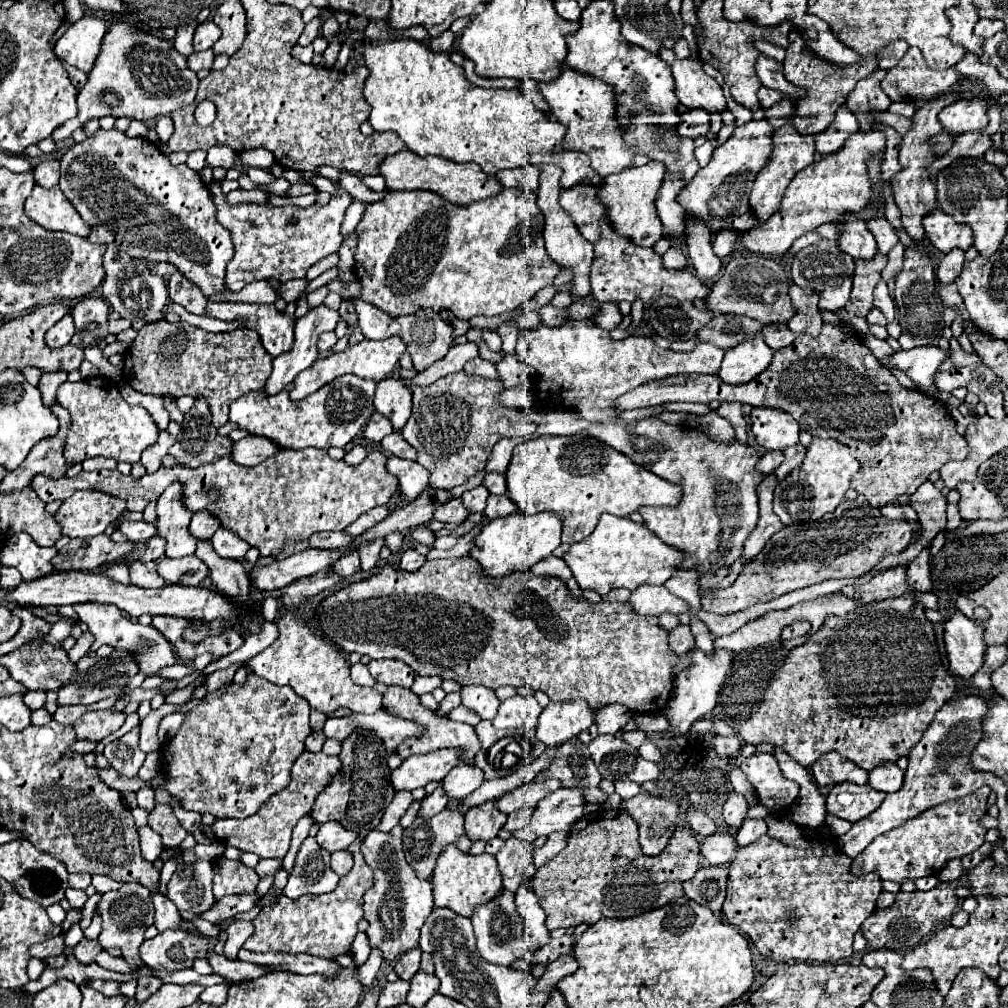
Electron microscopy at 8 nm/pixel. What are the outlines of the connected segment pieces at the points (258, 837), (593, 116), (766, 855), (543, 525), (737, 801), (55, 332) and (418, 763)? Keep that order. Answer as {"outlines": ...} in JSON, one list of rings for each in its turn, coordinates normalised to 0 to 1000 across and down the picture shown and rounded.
{"outlines":[[[[301,745],[295,755],[291,757],[289,763],[289,777],[273,787],[273,791],[269,791],[267,795],[263,795],[259,799],[259,803],[243,813],[213,813],[213,816],[209,818],[211,830],[217,832],[221,838],[229,838],[241,844],[249,844],[255,846],[257,850],[265,850],[265,852],[281,852],[287,836],[289,836],[289,824],[293,820],[293,816],[309,805],[313,791],[316,789],[316,785],[326,777],[328,769],[332,769],[336,765],[338,757],[334,751],[326,751],[322,747],[307,747]]],[[[557,64],[557,74],[553,74],[549,82],[533,80],[533,88],[547,106],[547,112],[563,126],[559,148],[580,150],[586,158],[588,170],[596,174],[596,178],[626,166],[628,156],[632,154],[630,144],[620,140],[622,130],[618,130],[614,118],[610,118],[610,90],[606,90],[602,82],[594,82],[594,78],[586,78],[586,74],[574,74],[574,70]]],[[[820,818],[795,820],[795,826],[801,828],[805,836],[801,842],[791,842],[769,830],[757,828],[757,832],[731,844],[731,850],[723,858],[717,908],[725,918],[731,918],[761,951],[801,955],[836,953],[846,947],[846,928],[868,902],[868,894],[874,886],[874,871],[869,866],[846,868],[842,862],[844,852],[830,842],[830,830],[820,822]]],[[[513,507],[511,511],[485,517],[471,533],[471,541],[465,551],[471,553],[481,564],[481,568],[489,572],[503,570],[509,566],[525,566],[533,557],[545,553],[557,541],[557,525],[559,517],[547,507],[537,507],[531,511]]],[[[723,787],[721,795],[717,797],[717,813],[725,822],[733,822],[739,809],[741,809],[743,797],[735,787]]],[[[64,313],[61,318],[57,318],[45,332],[45,340],[49,344],[63,344],[72,334],[72,316],[70,313]]],[[[436,743],[422,749],[404,751],[398,761],[388,767],[388,777],[392,783],[410,785],[414,781],[422,781],[426,775],[438,775],[451,759],[457,757],[457,745],[451,743]]]]}

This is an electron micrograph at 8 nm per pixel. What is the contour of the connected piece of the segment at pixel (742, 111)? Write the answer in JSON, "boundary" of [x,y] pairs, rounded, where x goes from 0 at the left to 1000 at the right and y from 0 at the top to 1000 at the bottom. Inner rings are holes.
{"boundary":[[[720,82],[716,84],[716,88],[720,97],[721,106],[723,106],[723,108],[727,110],[727,114],[729,114],[729,122],[731,122],[731,124],[739,124],[739,122],[743,122],[743,120],[747,118],[747,112],[745,112],[743,108],[739,108],[737,104],[729,102],[729,100],[725,97],[725,94],[723,93],[724,88]]]}

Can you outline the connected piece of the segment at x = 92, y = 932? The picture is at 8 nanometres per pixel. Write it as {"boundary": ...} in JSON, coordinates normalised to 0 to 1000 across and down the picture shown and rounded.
{"boundary":[[[94,904],[94,908],[92,908],[92,914],[90,914],[90,917],[87,919],[87,921],[82,924],[84,931],[96,932],[100,924],[100,918],[101,912],[98,910],[98,906]]]}

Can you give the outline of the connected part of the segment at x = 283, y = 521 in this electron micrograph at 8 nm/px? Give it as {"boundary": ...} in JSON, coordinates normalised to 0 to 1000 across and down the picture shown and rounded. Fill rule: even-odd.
{"boundary":[[[281,445],[273,453],[263,455],[257,461],[241,463],[229,453],[203,459],[195,465],[160,463],[152,471],[138,475],[120,471],[118,467],[80,467],[76,473],[51,475],[47,471],[35,471],[29,479],[41,497],[66,495],[78,485],[98,485],[102,489],[120,493],[126,497],[128,507],[142,507],[150,495],[156,495],[168,479],[182,479],[182,493],[188,507],[203,505],[211,509],[221,523],[233,527],[241,537],[259,545],[259,551],[271,551],[283,555],[291,549],[307,545],[305,535],[313,527],[340,527],[356,511],[374,501],[384,501],[396,487],[394,475],[382,465],[384,451],[380,447],[368,447],[360,459],[346,463],[342,457],[328,455],[320,445]]]}

